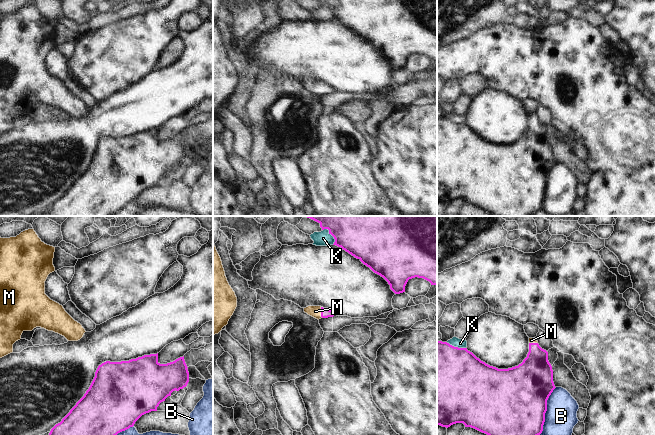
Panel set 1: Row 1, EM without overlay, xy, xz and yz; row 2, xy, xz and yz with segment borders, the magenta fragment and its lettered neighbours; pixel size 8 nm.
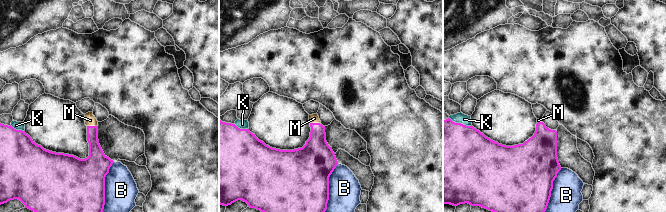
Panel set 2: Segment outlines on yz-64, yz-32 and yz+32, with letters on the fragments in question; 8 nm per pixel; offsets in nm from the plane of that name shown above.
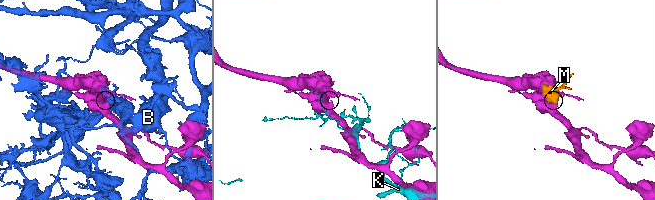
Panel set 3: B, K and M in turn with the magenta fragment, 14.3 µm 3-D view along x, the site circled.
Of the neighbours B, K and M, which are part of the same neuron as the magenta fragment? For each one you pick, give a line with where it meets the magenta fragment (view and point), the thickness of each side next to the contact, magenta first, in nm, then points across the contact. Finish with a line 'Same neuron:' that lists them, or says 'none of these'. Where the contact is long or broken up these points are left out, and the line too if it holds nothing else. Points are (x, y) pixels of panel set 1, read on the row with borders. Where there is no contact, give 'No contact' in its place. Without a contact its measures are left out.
M: Touches magenta at xz (321, 312). Thickness 80 nm (magenta) against 100 nm. Path across: xz (325, 312), (321, 312), (315, 311)
Same neuron: M.

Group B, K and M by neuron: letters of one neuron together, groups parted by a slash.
B / K / M

